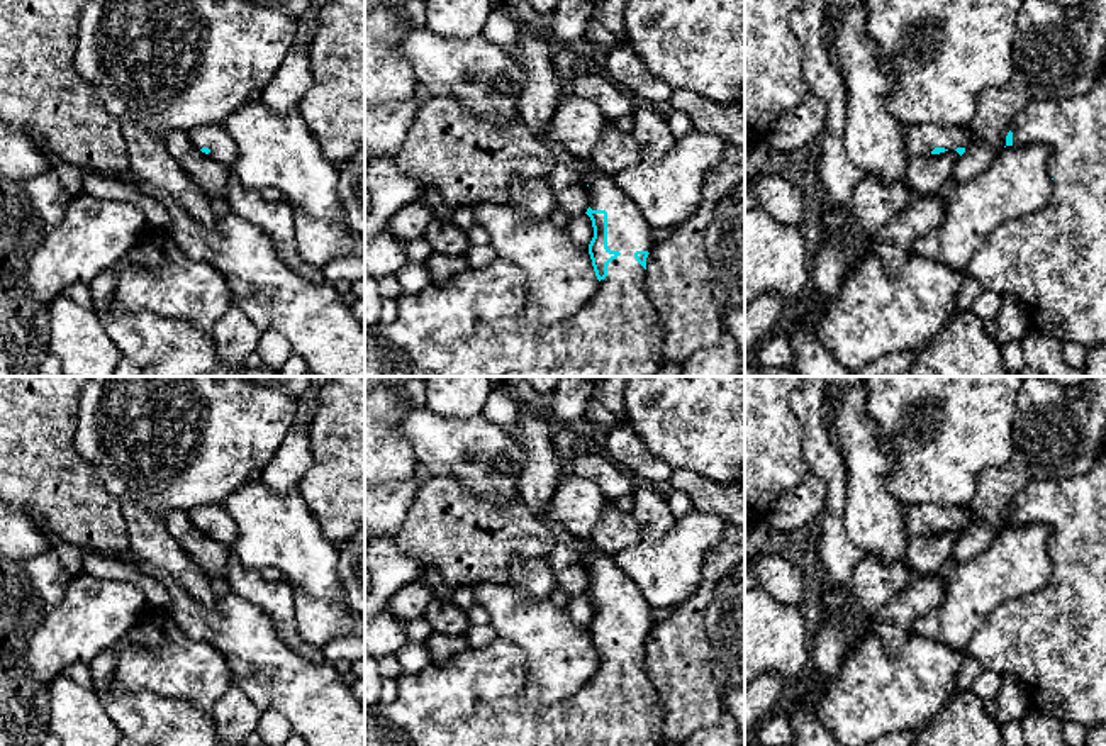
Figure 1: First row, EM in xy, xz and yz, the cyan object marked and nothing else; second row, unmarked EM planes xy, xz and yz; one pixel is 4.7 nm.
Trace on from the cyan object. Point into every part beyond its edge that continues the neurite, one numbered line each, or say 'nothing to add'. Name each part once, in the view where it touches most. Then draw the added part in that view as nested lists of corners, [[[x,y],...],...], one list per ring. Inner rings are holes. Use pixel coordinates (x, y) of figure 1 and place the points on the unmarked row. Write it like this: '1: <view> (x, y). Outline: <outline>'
1: xz (482, 697). Outline: [[[517,405],[517,420],[511,436],[526,453],[517,485],[519,497],[553,534],[556,544],[584,549],[584,560],[589,565],[589,587],[607,592],[607,627],[621,634],[607,644],[607,656],[599,661],[587,683],[570,697],[551,704],[541,704],[531,697],[524,656],[514,643],[499,636],[483,648],[468,648],[448,663],[431,663],[416,675],[402,673],[397,678],[399,692],[392,704],[377,704],[365,709],[365,746],[663,746],[662,702],[646,670],[646,649],[634,637],[636,631],[650,632],[655,626],[653,607],[643,598],[641,590],[621,573],[611,554],[595,549],[590,539],[580,539],[567,532],[545,514],[548,502],[567,473],[567,466],[553,448],[551,434],[553,426],[548,415]]]

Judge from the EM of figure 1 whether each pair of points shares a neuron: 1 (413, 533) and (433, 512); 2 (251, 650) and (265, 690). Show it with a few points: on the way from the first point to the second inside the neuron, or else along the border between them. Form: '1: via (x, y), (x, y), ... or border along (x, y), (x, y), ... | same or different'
1: via (418, 528), (428, 517) | same
2: via (260, 660), (265, 668), (265, 680) | same

